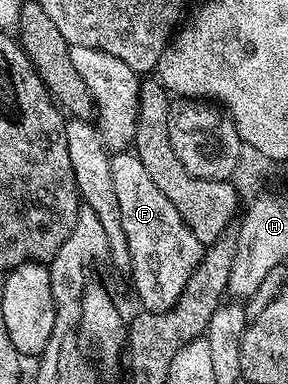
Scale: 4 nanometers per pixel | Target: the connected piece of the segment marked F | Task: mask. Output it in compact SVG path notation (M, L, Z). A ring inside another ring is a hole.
M134 150L114 152L111 168L117 209L121 209L121 229L125 229L129 245L129 274L143 302L142 310L167 311L179 300L189 277L193 277L197 265L203 260L205 245L193 237L181 213L173 209L173 201L157 189L157 184L149 178L149 172L145 170L145 165L141 165Z

